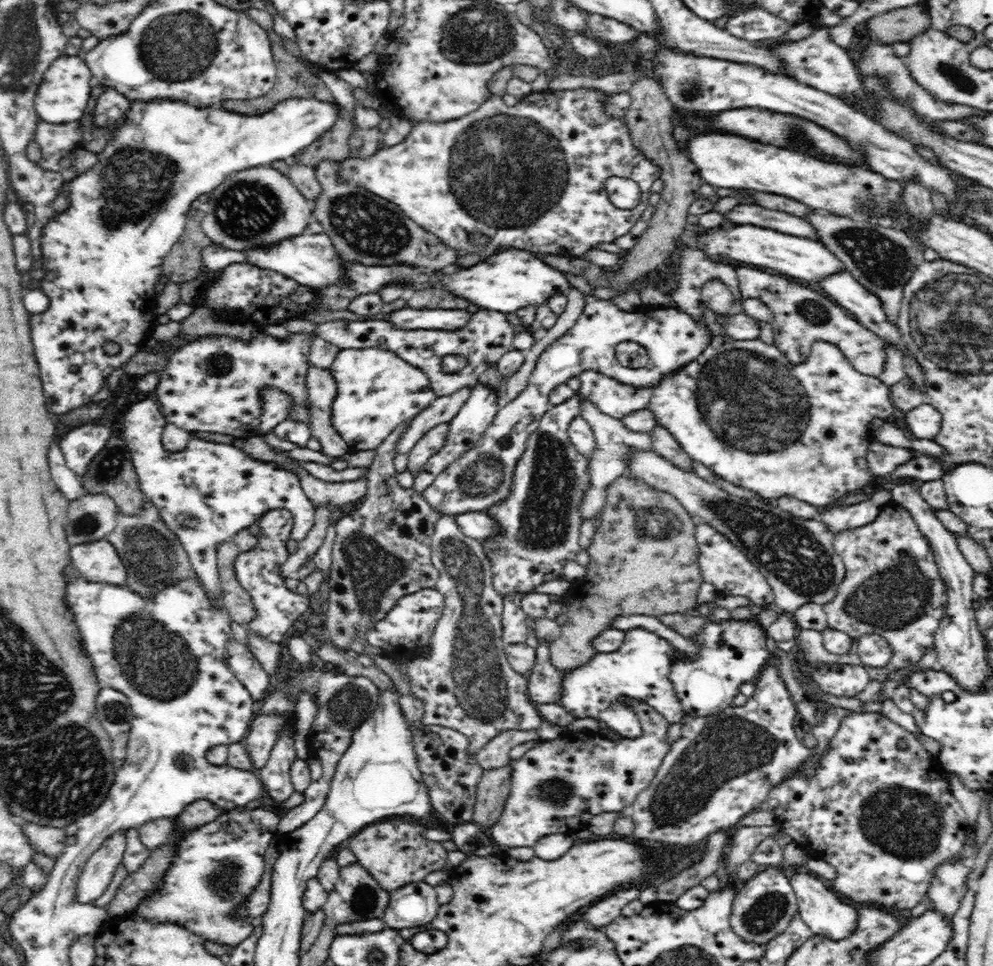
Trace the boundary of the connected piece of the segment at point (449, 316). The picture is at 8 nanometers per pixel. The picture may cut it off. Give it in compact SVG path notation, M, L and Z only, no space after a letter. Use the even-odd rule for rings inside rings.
M402 308L389 314L389 321L398 328L436 329L455 331L465 327L471 319L472 312L468 310L410 310Z

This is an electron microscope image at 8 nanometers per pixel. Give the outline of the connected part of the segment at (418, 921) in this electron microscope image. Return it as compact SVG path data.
M424 881L408 884L389 894L384 923L394 930L418 927L432 922L440 906L436 890L430 884Z

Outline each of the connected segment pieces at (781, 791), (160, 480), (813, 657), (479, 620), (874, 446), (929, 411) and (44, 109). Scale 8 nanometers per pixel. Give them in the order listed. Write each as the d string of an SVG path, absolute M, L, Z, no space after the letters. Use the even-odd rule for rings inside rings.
M850 712L850 714L846 714L840 720L838 730L834 732L834 736L829 740L828 748L820 755L820 760L812 768L812 772L810 774L803 774L799 770L798 772L791 773L782 782L771 788L770 794L766 796L766 800L763 803L760 803L757 810L774 814L774 824L777 828L786 834L790 834L793 841L800 846L808 858L824 860L831 864L836 870L837 876L836 879L828 882L828 886L835 894L843 896L846 902L853 904L855 907L869 906L870 908L882 910L892 908L892 910L902 913L902 911L912 911L923 901L922 898L927 894L934 870L940 863L952 860L958 856L963 846L965 846L965 841L968 839L969 834L974 832L973 825L967 822L964 809L962 809L956 797L952 795L948 783L942 779L948 774L937 763L937 759L933 754L922 747L920 741L914 737L914 733L892 722L882 712ZM899 738L905 739L905 748L898 746Z
M148 397L133 404L130 410L121 416L120 422L124 431L124 443L131 452L139 487L146 500L150 500L158 507L162 520L183 544L192 568L197 572L204 593L210 601L210 609L220 607L220 581L218 581L216 572L216 544L226 542L226 540L232 541L232 536L236 532L242 528L248 528L255 520L259 520L262 514L266 514L270 510L288 510L292 513L292 540L301 541L310 532L315 521L315 509L301 487L300 477L297 475L298 469L304 469L306 473L326 482L338 480L348 482L367 478L367 467L352 468L349 466L346 470L338 471L334 470L331 465L318 464L317 462L291 464L277 459L266 462L250 456L241 448L206 442L206 440L198 438L192 438L186 448L180 452L168 452L164 449L161 440L167 423L155 397Z
M893 501L886 508L882 508L880 515L870 524L836 532L833 547L842 557L846 570L844 580L839 584L836 596L831 603L823 606L827 614L829 627L845 632L856 641L864 634L879 634L890 645L893 652L892 658L886 666L874 668L863 664L858 656L858 651L850 651L846 652L846 654L832 654L824 647L824 638L821 633L817 630L810 630L810 628L798 630L797 651L804 654L805 660L813 662L813 664L816 664L816 662L817 664L837 662L863 666L869 674L870 684L856 697L864 702L882 702L882 700L886 700L886 698L883 698L883 688L889 674L910 665L916 665L926 652L935 648L935 632L940 621L944 618L948 602L947 586L941 577L938 565L935 563L935 556L928 539L910 514Z
M442 515L431 536L431 559L440 573L435 588L444 595L444 608L427 645L430 652L407 663L411 692L423 705L421 726L445 726L461 732L468 737L466 753L472 756L502 731L537 730L542 739L561 736L567 732L567 727L553 725L538 715L536 705L528 698L528 679L516 672L508 662L507 646L502 638L504 596L494 588L492 563L480 541L465 535L455 517Z
M873 440L868 447L868 468L872 474L888 476L900 465L912 460L916 454L912 449L888 446Z
M928 401L905 414L908 428L916 439L931 440L936 442L936 436L942 428L942 415L936 411Z
M62 55L54 60L43 74L42 82L36 91L35 109L40 119L52 124L64 124L80 120L84 116L94 76L81 56Z

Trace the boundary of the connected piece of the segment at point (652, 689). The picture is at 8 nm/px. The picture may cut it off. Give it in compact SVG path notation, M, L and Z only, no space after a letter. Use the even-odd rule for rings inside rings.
M646 629L627 630L624 643L615 652L596 653L586 664L564 672L556 704L565 708L574 719L599 719L629 739L642 736L642 726L636 713L620 703L620 696L630 696L650 704L670 724L681 723L687 715L668 679L674 652L675 649L664 638Z

